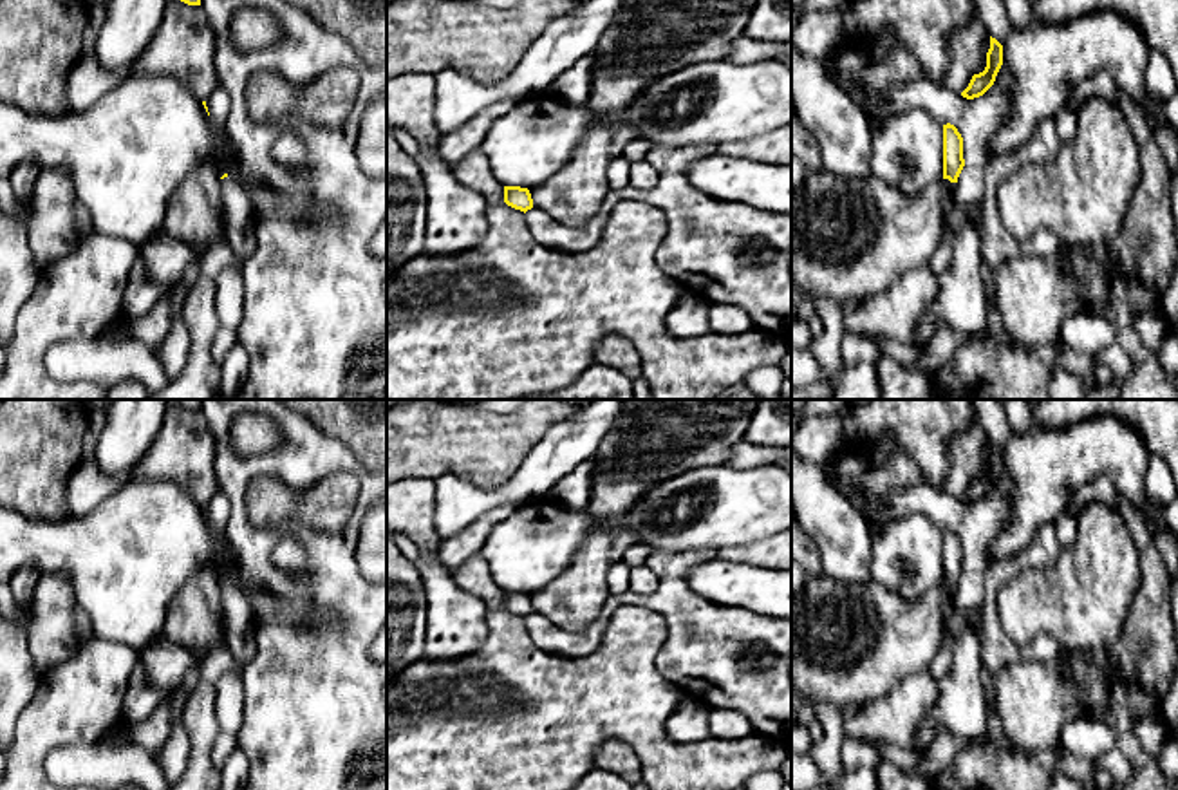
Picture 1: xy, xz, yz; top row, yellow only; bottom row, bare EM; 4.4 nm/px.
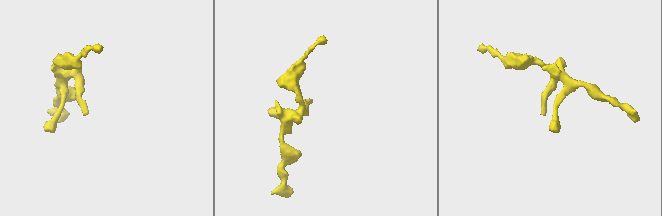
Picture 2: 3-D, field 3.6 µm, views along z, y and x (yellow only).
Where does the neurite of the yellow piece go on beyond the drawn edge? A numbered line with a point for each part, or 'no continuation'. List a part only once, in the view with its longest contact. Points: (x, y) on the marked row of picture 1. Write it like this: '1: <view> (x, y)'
1: yz (949, 187)

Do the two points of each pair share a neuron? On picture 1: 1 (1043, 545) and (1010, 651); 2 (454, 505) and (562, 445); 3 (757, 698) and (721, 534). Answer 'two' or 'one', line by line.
1: one
2: one
3: two

